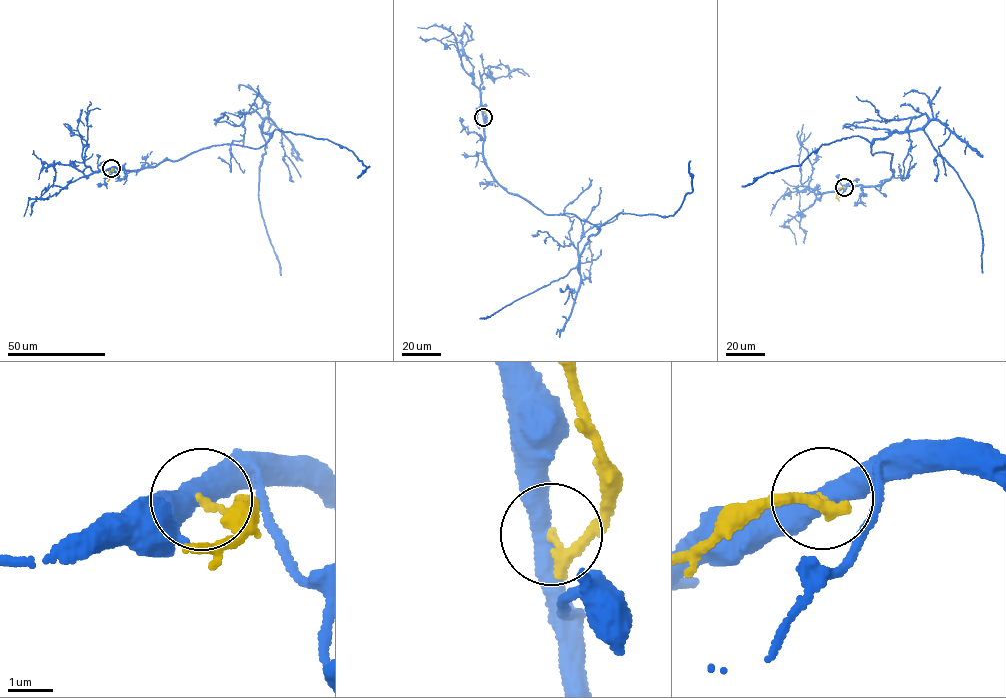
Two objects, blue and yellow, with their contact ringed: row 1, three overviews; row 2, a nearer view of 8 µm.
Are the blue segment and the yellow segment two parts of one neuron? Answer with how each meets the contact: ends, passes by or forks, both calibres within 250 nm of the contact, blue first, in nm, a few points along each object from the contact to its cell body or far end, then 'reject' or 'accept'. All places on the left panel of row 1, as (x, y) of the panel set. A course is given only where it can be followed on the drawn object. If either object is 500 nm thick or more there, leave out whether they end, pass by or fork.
blue passes by | yellow ends | 460/200 nm | blue via (111, 168), (152, 167), (212, 145), (260, 147), (271, 135), (262, 126), (266, 144), (258, 198), (281, 275) | yellow via (111, 168), (107, 181) | reject

